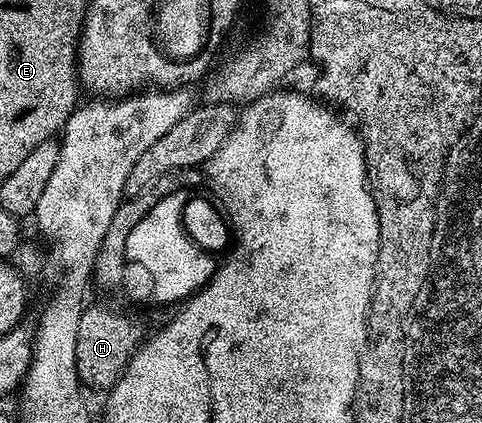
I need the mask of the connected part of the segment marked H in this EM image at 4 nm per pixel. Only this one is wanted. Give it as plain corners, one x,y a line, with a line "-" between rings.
85,306
78,321
78,345
76,346
76,368
81,384
92,387
111,387
120,380
128,362
136,354
142,342
140,323
131,319
116,307

